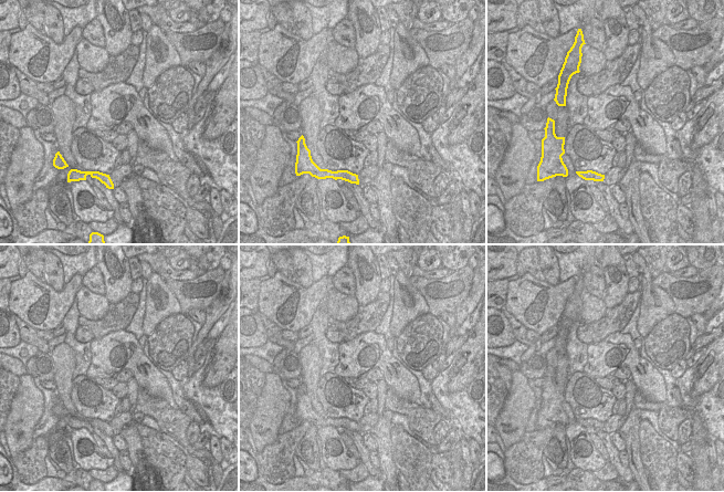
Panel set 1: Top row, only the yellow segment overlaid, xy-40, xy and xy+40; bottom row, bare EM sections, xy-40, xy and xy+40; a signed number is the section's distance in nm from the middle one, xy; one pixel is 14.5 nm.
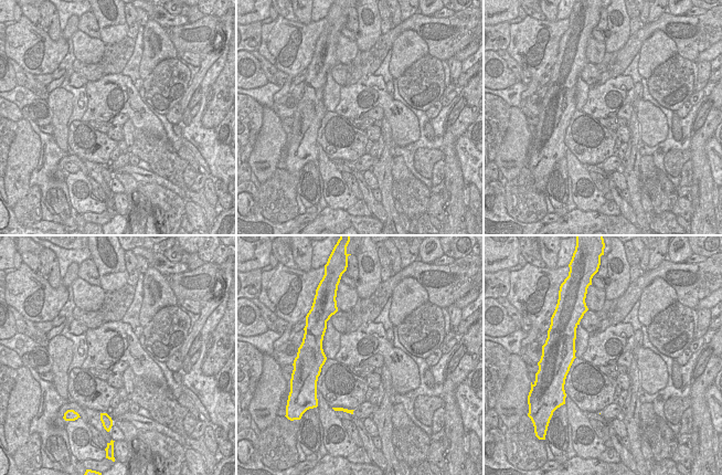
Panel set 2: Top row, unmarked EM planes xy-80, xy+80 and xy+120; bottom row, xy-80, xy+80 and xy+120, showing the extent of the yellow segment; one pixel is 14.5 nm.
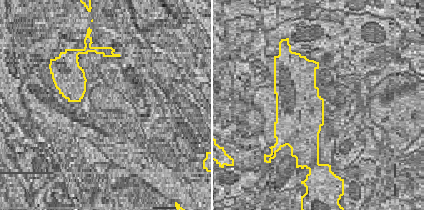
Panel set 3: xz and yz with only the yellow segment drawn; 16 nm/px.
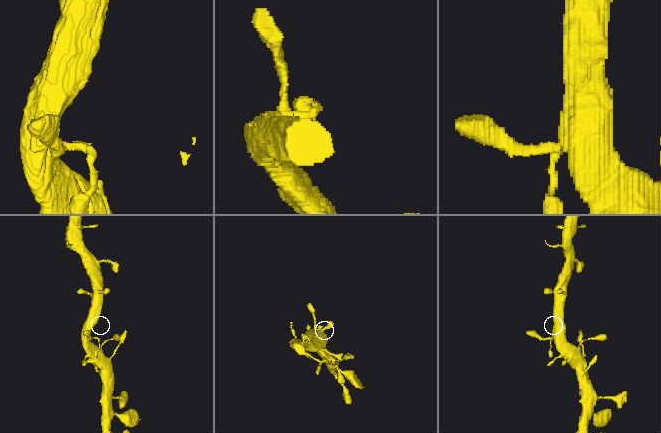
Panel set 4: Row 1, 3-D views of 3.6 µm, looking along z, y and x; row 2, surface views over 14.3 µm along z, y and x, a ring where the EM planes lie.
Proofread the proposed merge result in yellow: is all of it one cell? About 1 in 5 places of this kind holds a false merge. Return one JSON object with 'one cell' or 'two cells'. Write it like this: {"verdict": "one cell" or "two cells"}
{"verdict": "one cell"}

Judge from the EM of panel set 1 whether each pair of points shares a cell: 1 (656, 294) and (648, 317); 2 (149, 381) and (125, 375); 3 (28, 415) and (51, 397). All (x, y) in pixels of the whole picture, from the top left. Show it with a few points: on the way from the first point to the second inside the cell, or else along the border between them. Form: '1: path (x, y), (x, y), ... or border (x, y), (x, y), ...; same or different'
1: path (654, 300), (654, 306), (651, 312); same
2: border (117, 374), (123, 369), (128, 369), (134, 377); different
3: border (32, 378), (43, 398), (43, 414), (35, 426); different

